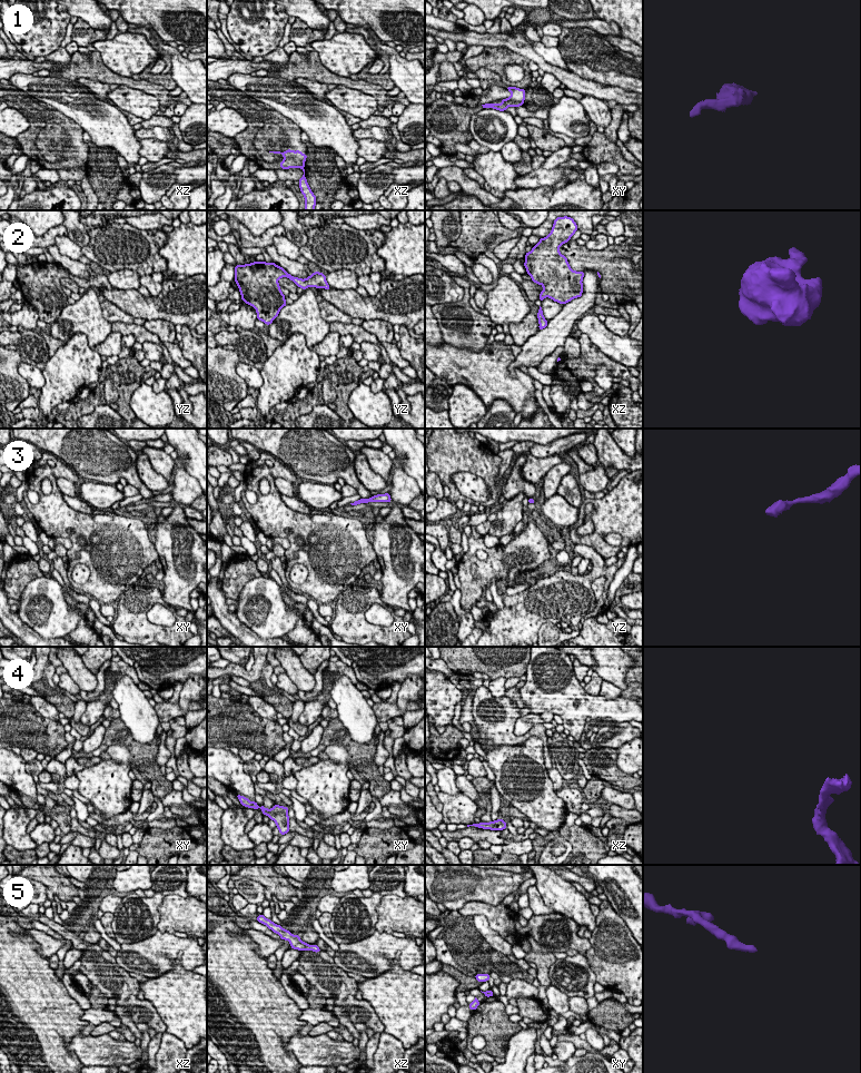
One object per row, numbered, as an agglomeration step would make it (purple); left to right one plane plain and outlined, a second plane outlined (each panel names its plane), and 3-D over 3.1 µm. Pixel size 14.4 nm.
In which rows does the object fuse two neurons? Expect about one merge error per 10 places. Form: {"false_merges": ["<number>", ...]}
{"false_merges": []}

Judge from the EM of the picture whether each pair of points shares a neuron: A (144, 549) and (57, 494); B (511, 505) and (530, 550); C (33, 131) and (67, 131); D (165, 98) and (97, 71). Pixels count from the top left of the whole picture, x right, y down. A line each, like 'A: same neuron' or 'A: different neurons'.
A: same neuron
B: different neurons
C: same neuron
D: same neuron

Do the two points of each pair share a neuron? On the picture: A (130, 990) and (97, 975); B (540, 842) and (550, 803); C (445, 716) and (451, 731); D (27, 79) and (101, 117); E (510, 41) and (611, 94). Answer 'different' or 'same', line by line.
A: same
B: different
C: different
D: same
E: same

